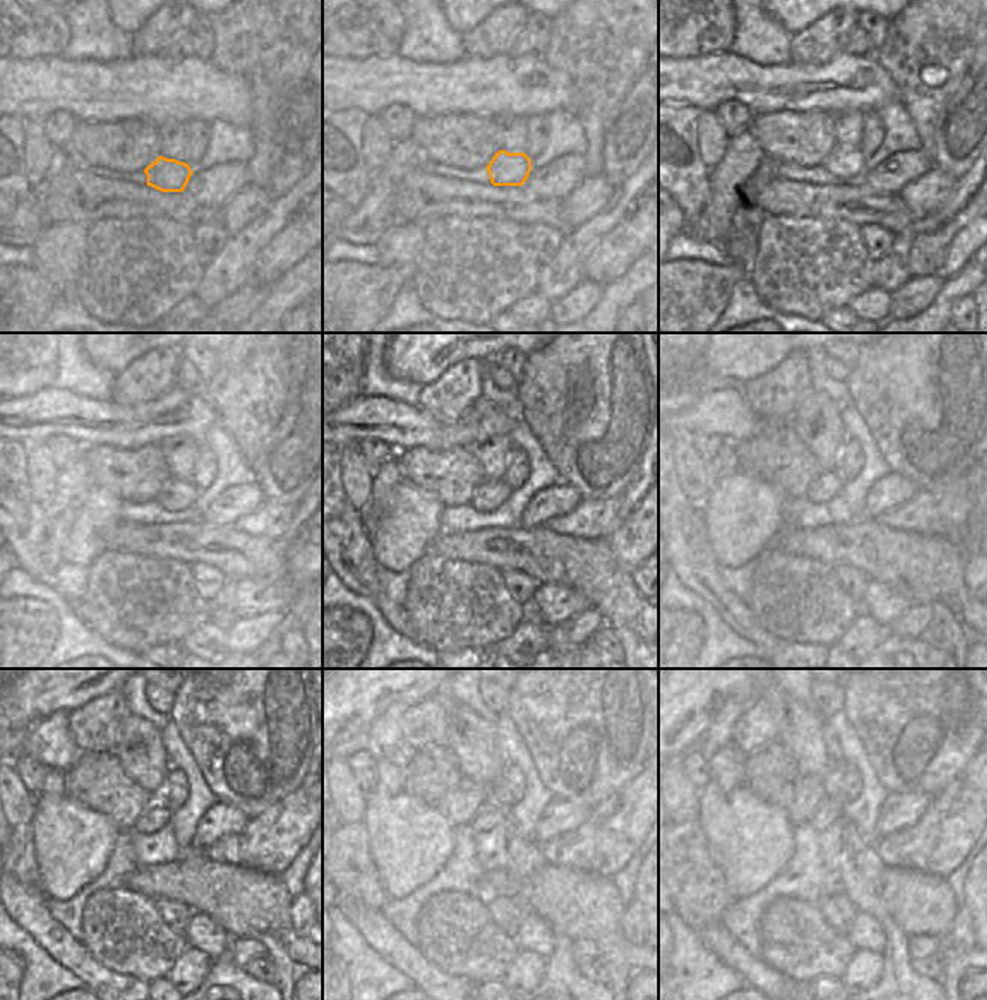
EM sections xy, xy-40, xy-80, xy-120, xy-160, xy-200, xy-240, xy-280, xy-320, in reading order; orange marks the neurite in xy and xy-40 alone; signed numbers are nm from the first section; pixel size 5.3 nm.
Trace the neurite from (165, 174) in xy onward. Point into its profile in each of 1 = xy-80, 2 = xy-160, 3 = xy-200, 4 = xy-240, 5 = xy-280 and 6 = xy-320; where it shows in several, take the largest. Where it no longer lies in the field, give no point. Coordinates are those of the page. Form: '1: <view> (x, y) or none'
1: xy-80 (846, 162)
2: xy-160 (516, 473)
3: xy-200 (851, 461)
4: xy-240 (176, 792)
5: xy-280 (512, 775)
6: xy-320 (851, 777)

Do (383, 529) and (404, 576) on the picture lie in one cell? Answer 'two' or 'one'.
two

